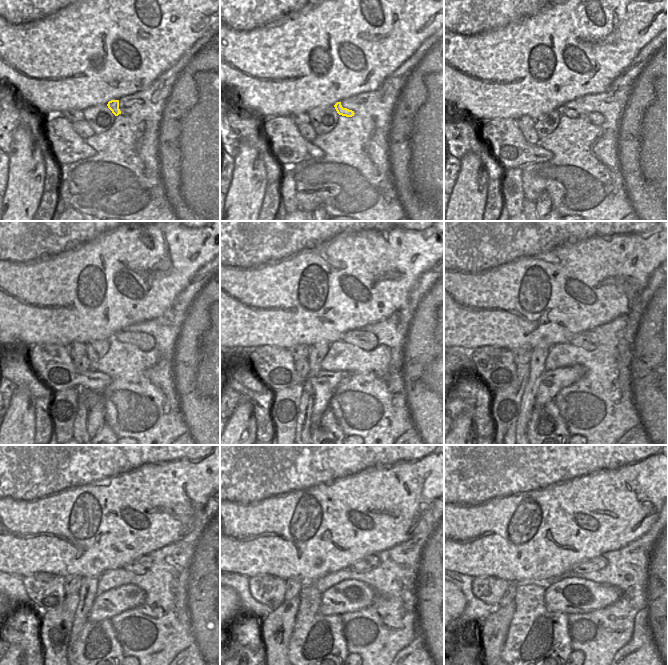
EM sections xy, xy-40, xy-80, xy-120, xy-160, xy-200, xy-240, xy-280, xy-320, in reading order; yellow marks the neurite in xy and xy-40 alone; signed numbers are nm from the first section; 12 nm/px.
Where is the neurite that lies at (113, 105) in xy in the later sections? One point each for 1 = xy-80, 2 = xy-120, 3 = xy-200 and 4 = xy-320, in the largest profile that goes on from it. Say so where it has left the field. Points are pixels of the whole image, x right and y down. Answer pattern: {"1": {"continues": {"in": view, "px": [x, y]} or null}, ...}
{"1": {"continues": {"in": "xy-80", "px": [595, 118]}}, "2": {"continues": {"in": "xy-120", "px": [145, 342]}}, "3": {"continues": {"in": "xy-200", "px": [588, 340]}}, "4": {"continues": {"in": "xy-320", "px": [596, 563]}}}

